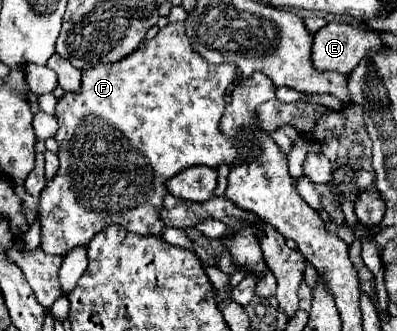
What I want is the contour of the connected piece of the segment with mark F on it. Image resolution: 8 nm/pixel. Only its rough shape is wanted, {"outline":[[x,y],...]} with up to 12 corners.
{"outline":[[184,23],[82,71],[40,249],[162,235],[166,181],[250,159]]}

